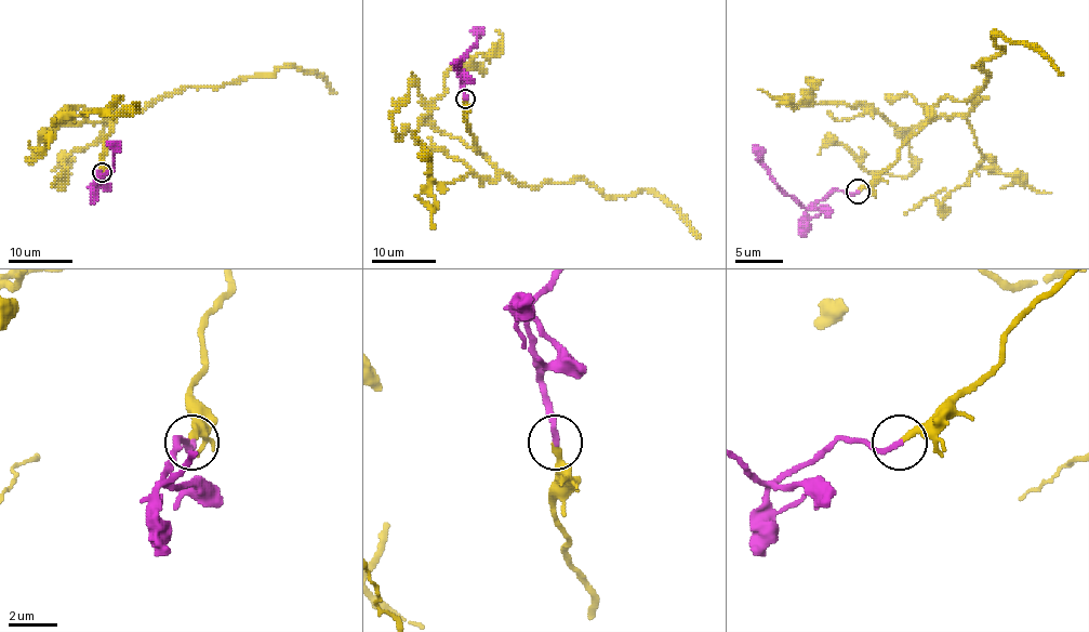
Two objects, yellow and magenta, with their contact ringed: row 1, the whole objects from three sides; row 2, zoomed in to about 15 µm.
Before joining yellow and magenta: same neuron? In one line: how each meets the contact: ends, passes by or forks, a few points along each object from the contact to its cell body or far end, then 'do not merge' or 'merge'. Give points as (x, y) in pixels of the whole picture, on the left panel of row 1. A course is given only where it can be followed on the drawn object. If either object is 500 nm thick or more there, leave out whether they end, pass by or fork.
yellow ends | magenta ends | yellow via (101, 171), (113, 118), (123, 108), (133, 112), (51, 130), (70, 114), (125, 115), (140, 107), (133, 104) | magenta via (101, 171), (94, 183), (114, 165), (110, 141) | merge

